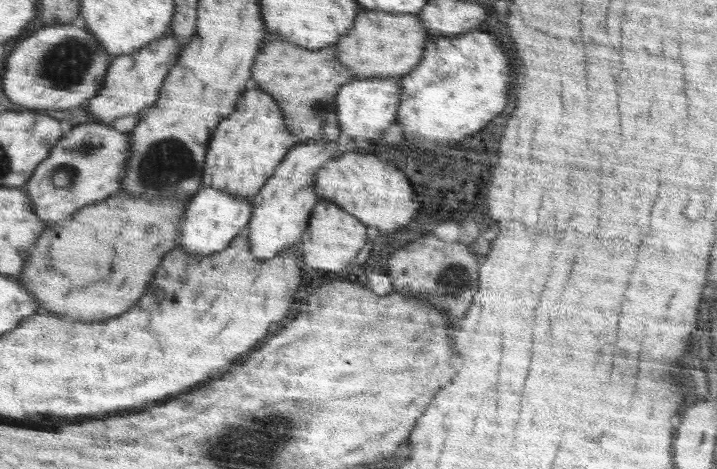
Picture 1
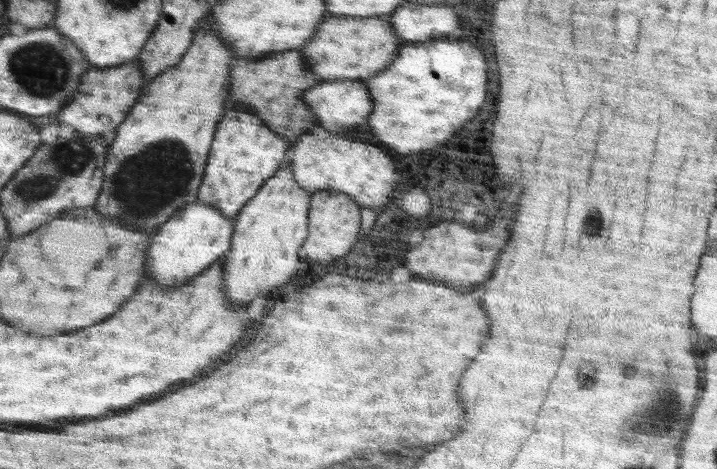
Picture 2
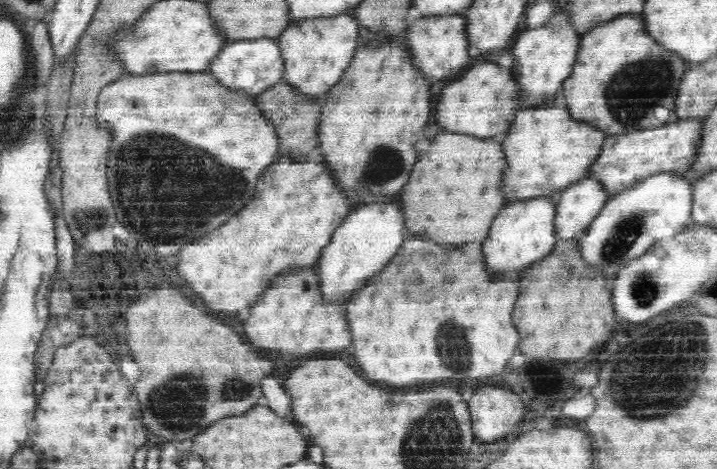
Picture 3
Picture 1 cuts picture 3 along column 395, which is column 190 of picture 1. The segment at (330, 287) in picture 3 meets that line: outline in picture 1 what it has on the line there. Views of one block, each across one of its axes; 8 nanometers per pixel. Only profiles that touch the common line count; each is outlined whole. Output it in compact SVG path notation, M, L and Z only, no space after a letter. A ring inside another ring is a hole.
M214 188L200 189L189 198L184 222L180 234L180 248L187 250L188 254L198 256L210 256L214 252L220 252L228 248L230 242L245 231L246 226L253 216L253 203L251 198L242 198L238 194L228 194Z

